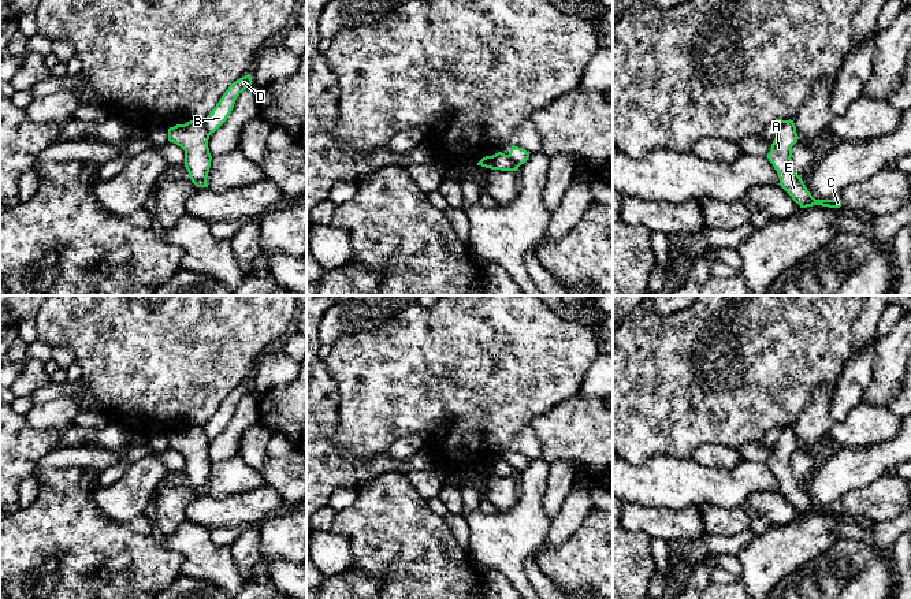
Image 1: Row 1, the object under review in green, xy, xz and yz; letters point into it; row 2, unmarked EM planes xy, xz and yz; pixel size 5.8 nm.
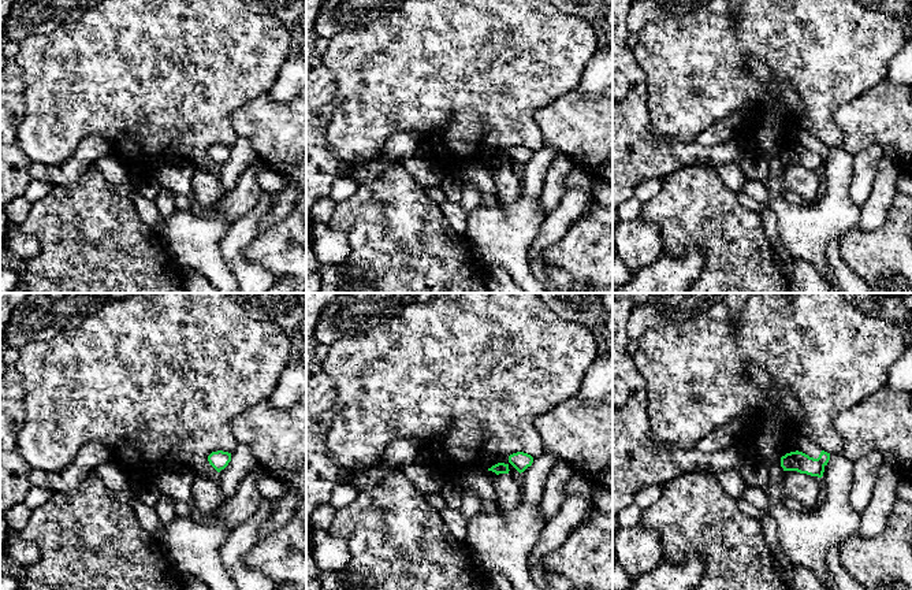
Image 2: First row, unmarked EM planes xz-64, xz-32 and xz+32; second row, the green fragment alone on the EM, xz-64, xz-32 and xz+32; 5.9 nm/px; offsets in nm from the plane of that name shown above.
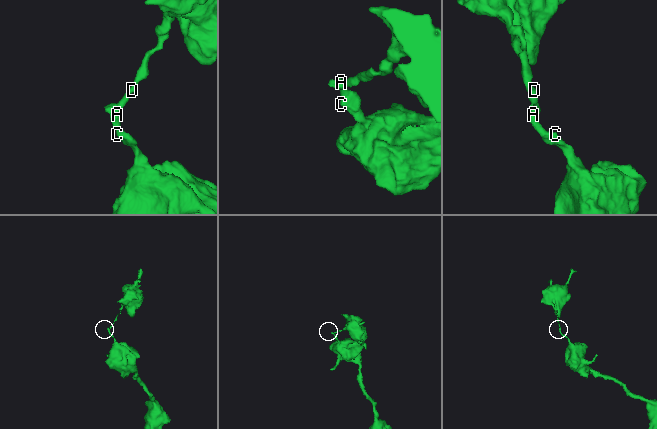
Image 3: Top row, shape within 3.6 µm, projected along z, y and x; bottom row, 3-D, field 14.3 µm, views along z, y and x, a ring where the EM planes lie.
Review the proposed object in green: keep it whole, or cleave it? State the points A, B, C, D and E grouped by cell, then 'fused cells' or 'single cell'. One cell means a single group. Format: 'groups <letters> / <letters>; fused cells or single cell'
groups A C E / B D; fused cells

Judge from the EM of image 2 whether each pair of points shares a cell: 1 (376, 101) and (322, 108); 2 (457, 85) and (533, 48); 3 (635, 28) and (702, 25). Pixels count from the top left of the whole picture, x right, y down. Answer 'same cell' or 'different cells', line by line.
1: different cells
2: same cell
3: different cells

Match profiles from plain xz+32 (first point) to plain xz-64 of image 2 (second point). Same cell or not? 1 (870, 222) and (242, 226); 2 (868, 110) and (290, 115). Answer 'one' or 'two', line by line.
1: one
2: one

